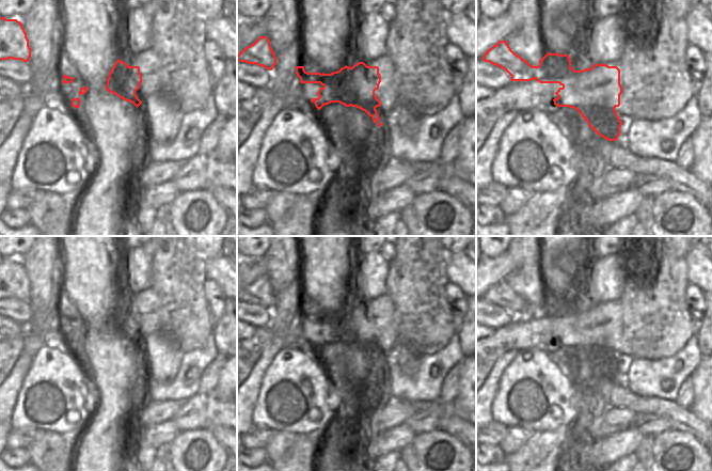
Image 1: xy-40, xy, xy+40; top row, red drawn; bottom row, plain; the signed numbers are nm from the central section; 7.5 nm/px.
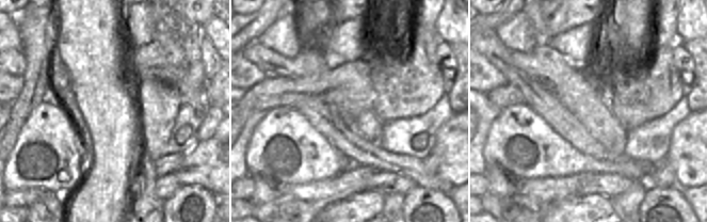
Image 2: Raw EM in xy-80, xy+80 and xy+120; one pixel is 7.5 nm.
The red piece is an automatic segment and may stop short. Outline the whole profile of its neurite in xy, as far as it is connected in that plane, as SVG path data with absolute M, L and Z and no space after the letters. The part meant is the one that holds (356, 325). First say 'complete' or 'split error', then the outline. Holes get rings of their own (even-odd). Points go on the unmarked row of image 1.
complete; M359 301L352 307L344 305L331 313L307 312L304 305L296 305L301 323L320 323L318 337L312 337L320 349L325 344L339 342L346 346L357 346L365 350L377 362L380 357L376 349L381 341L375 334L379 328L381 315L378 305L367 305Z

